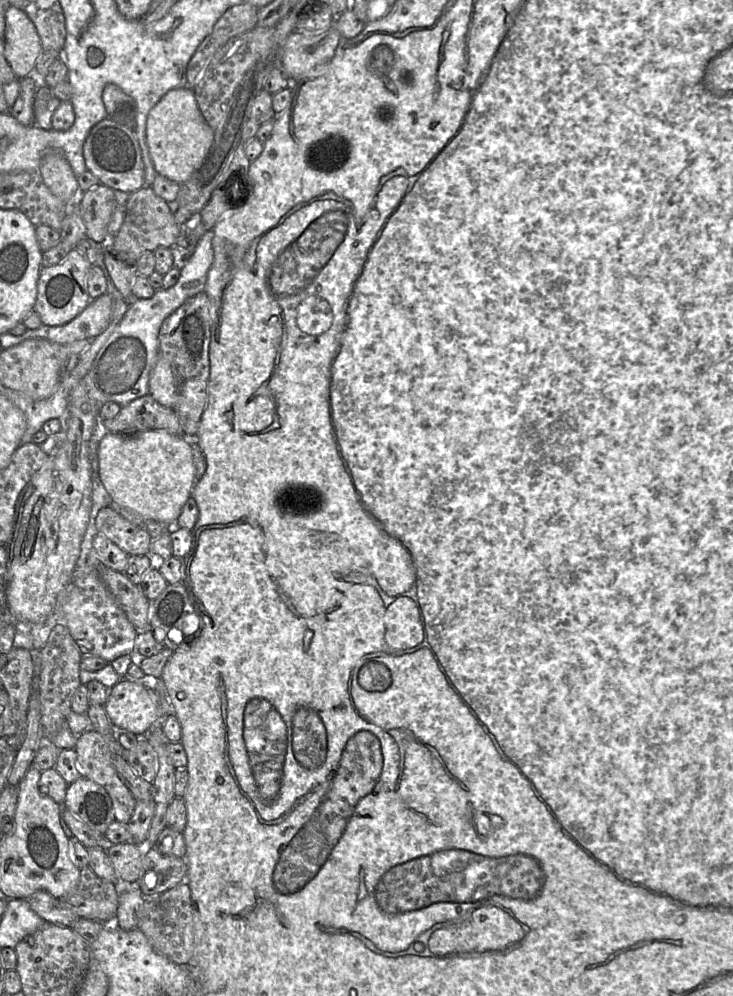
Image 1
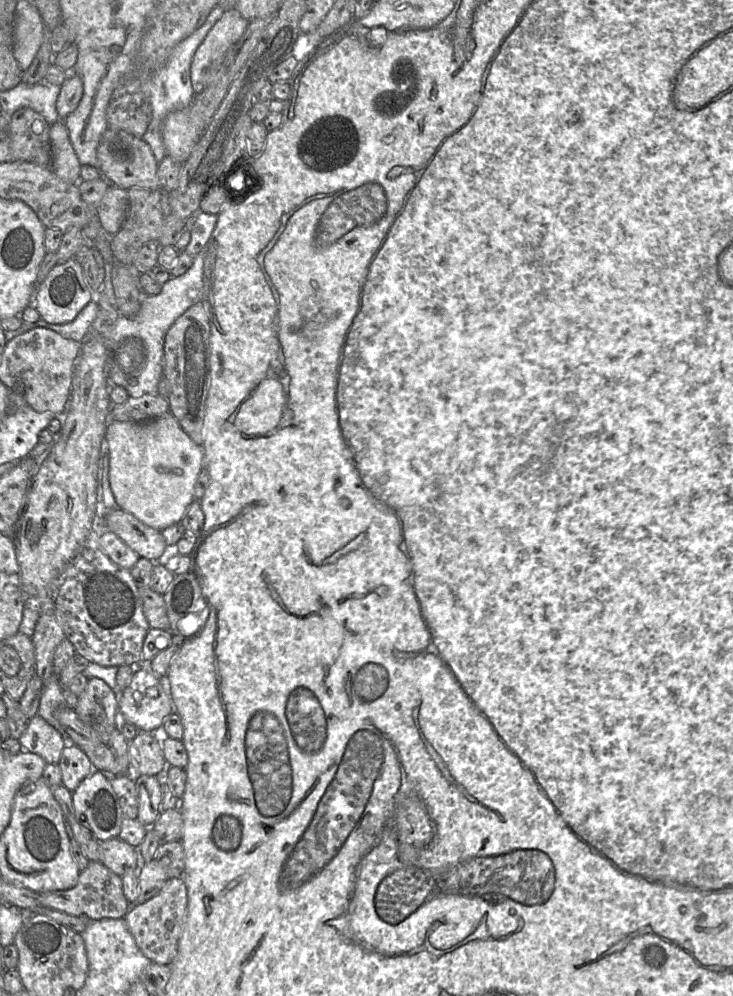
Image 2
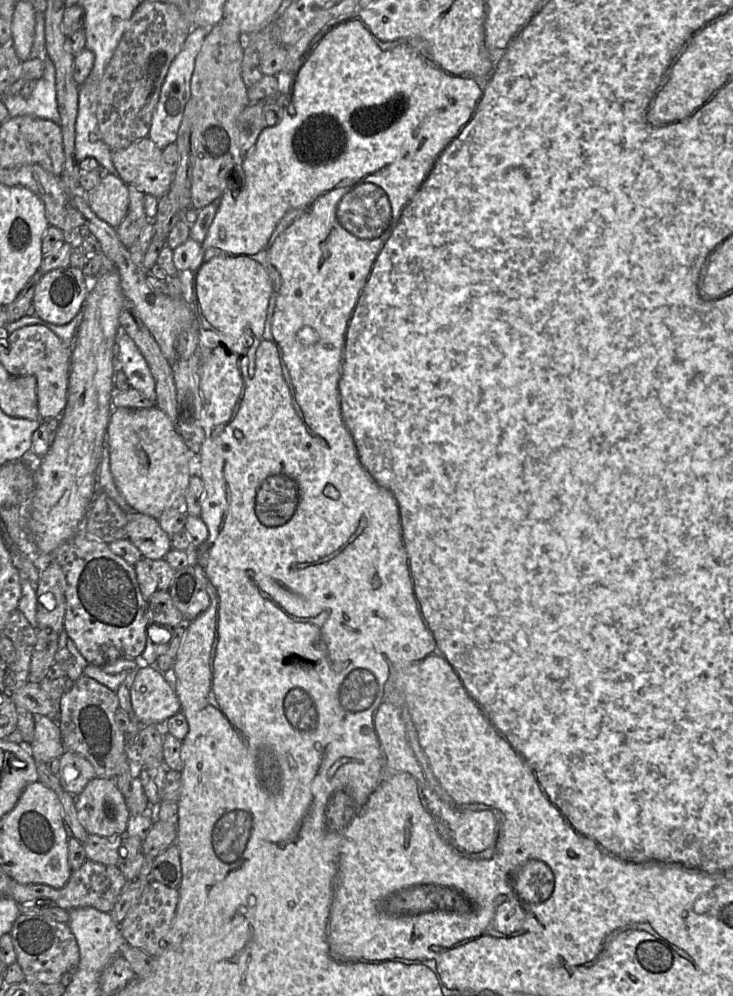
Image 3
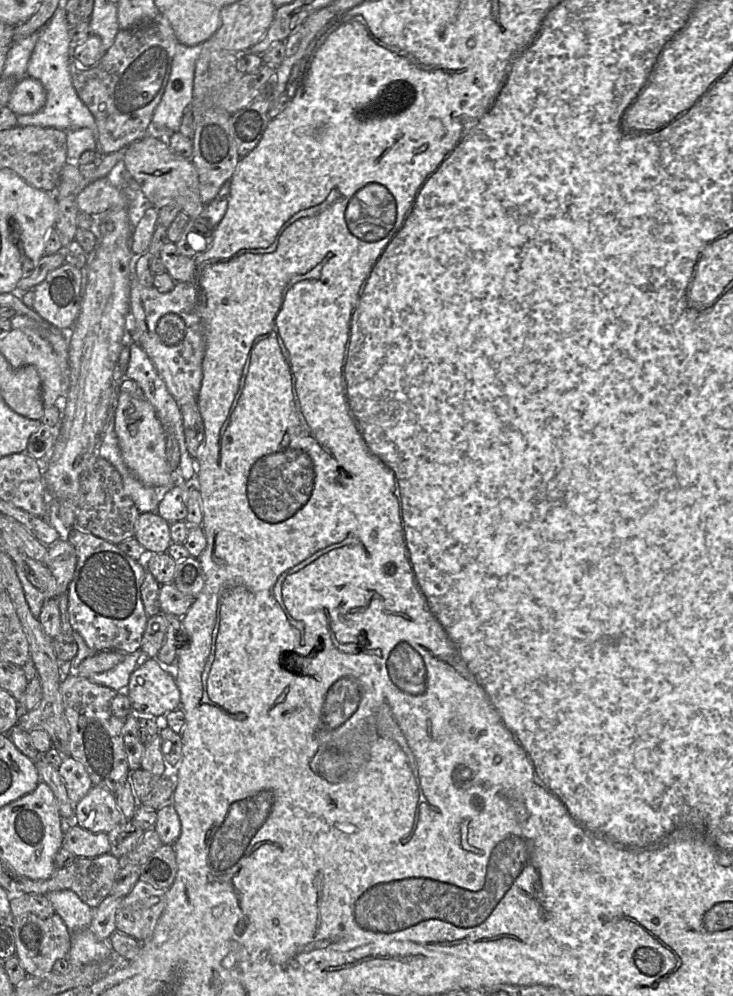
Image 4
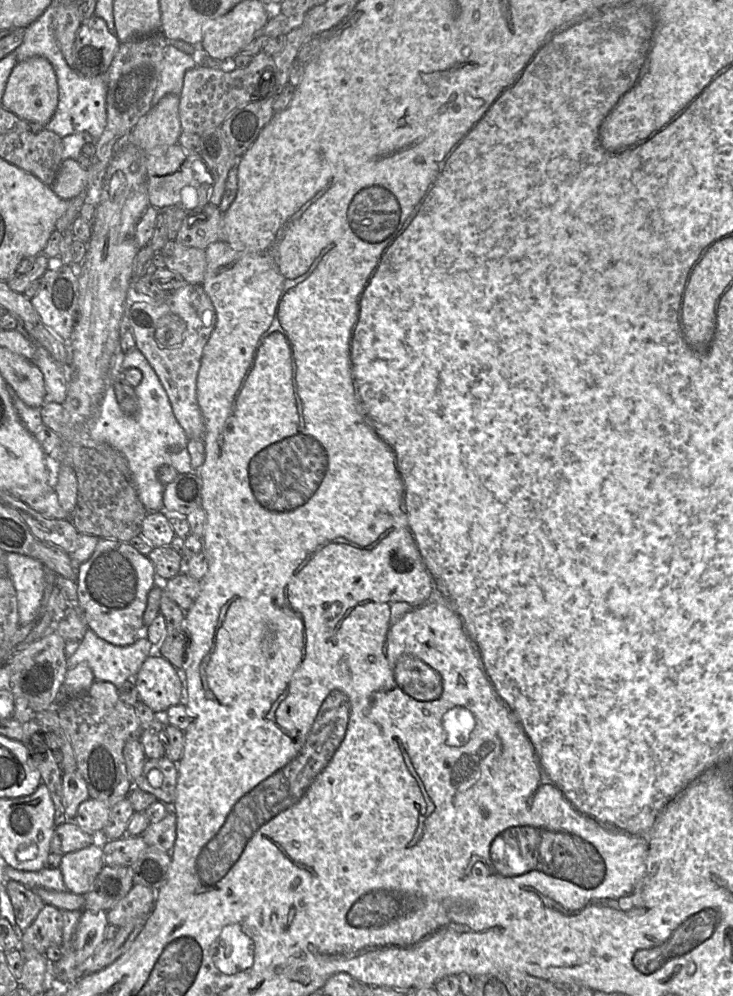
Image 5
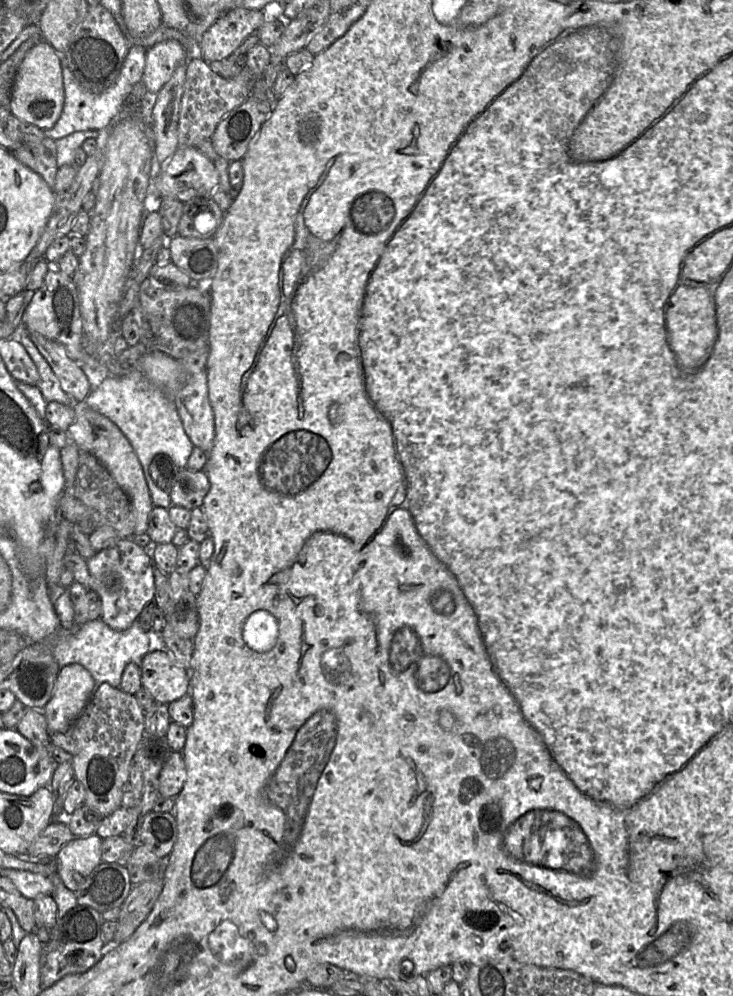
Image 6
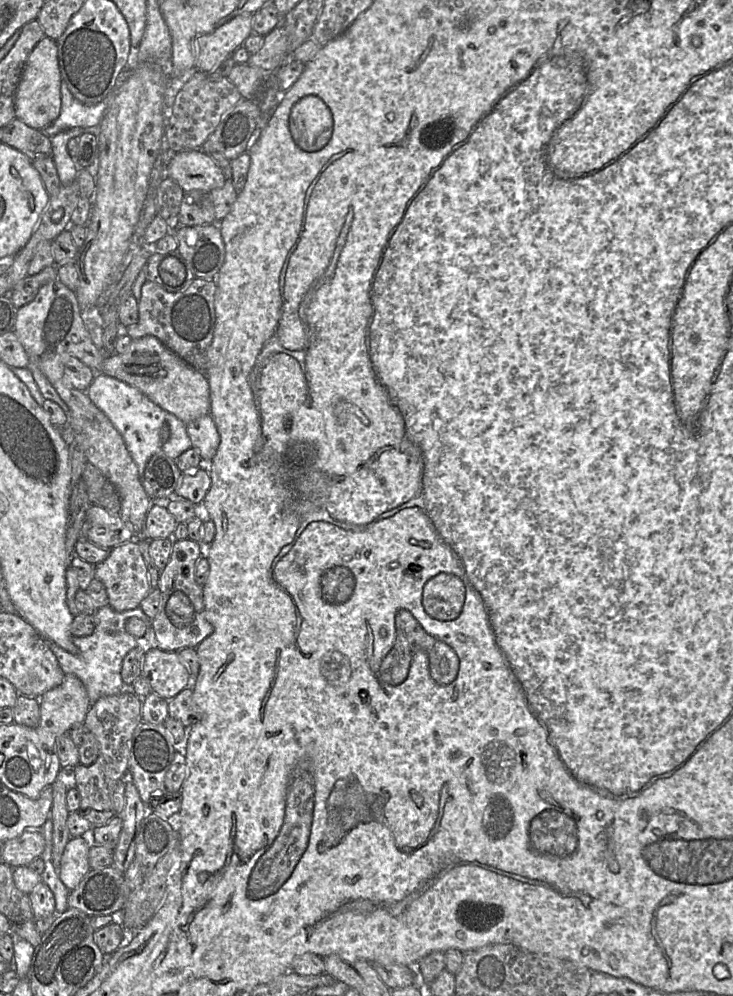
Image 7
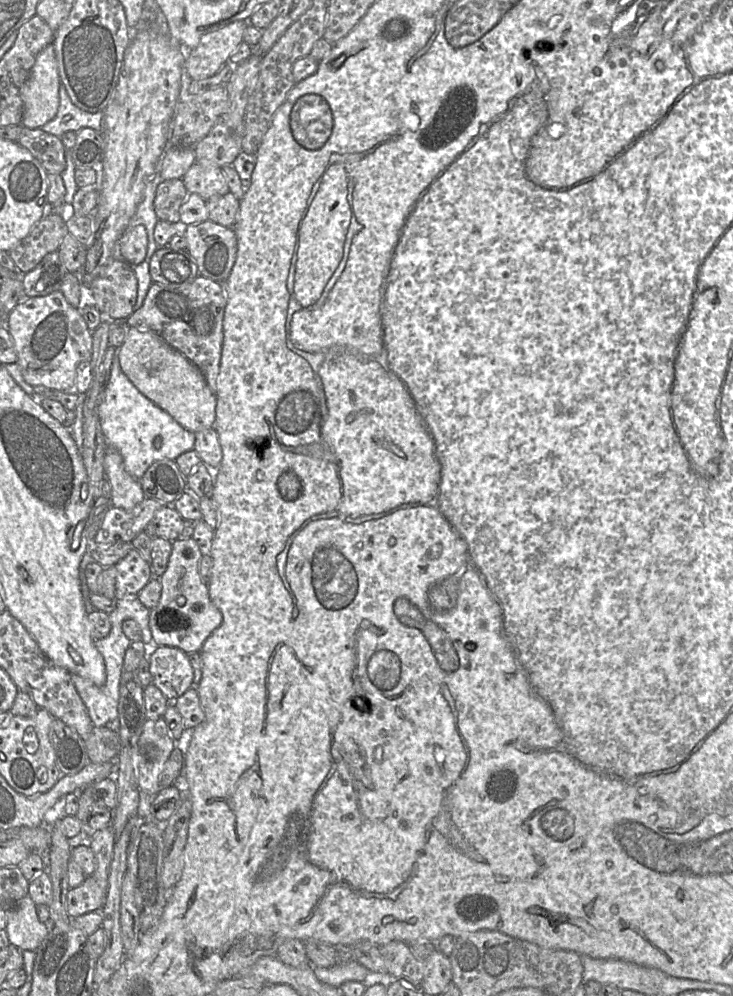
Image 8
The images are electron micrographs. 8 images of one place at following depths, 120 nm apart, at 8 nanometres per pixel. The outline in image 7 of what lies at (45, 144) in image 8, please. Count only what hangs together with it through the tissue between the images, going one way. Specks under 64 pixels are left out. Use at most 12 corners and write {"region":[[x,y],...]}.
{"region":[[18,119],[1,141],[32,160],[52,157],[51,139]]}

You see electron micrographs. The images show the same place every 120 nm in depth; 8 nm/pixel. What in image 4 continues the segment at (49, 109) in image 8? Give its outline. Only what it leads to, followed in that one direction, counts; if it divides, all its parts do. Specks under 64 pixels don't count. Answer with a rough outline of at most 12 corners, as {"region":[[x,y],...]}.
{"region":[[19,80],[6,106],[16,115],[35,114],[45,105],[43,85]]}

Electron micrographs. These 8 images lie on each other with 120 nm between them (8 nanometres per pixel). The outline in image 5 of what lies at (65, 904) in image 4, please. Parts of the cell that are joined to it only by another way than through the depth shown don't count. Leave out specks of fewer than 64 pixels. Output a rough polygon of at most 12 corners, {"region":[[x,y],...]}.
{"region":[[6,865],[1,877],[31,890],[68,891],[59,868],[21,871]]}

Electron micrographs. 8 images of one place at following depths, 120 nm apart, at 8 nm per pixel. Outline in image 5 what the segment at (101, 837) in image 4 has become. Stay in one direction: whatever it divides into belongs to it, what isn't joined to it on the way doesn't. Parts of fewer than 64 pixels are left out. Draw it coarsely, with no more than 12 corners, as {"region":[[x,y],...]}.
{"region":[[73,821],[55,827],[50,852],[61,856],[97,842],[100,835]]}

